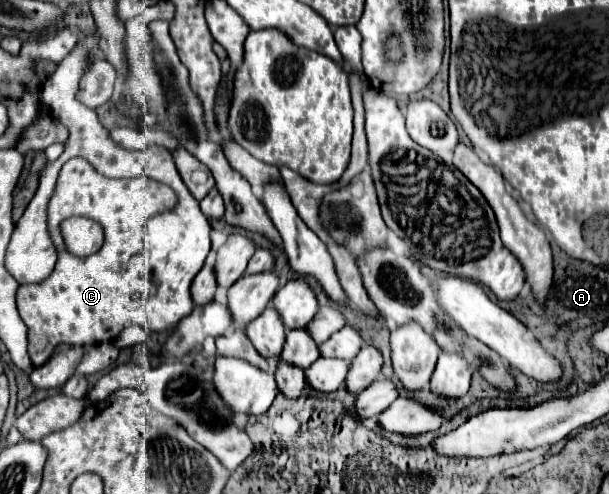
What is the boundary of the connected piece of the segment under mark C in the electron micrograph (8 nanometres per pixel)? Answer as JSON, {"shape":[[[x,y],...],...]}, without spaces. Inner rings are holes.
{"shape":[[[79,157],[64,164],[54,199],[50,199],[48,207],[48,227],[54,243],[58,243],[58,263],[42,283],[20,285],[16,294],[18,312],[28,327],[28,353],[36,367],[40,367],[60,343],[90,343],[76,371],[86,375],[98,373],[118,359],[120,349],[110,341],[114,341],[126,325],[148,325],[144,303],[150,297],[152,271],[140,255],[142,229],[152,215],[172,209],[174,203],[174,191],[150,177],[102,177]],[[68,217],[88,217],[102,225],[104,245],[100,251],[88,257],[76,257],[66,249],[60,225]]]}

